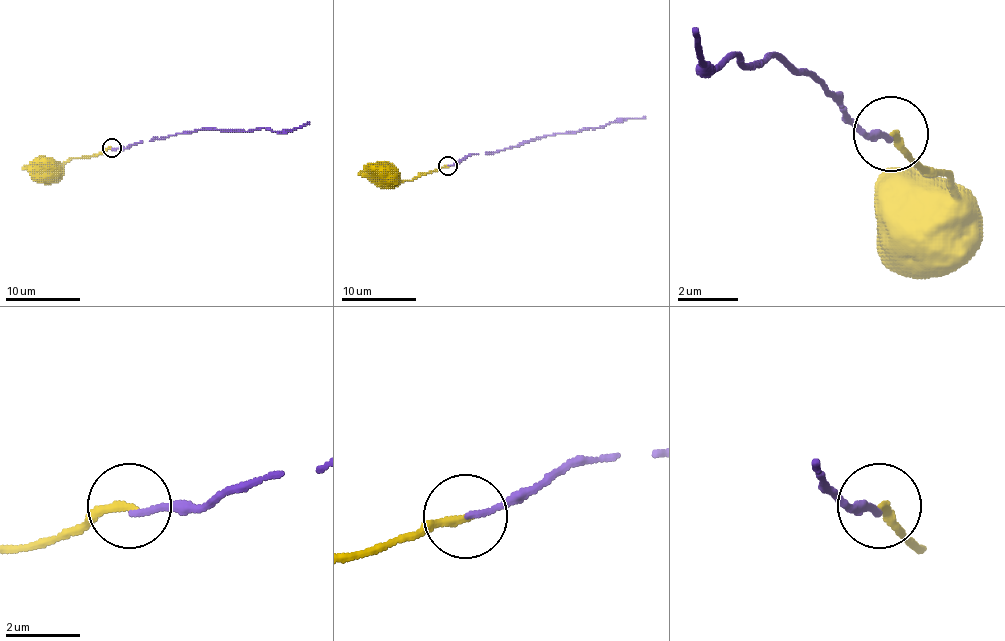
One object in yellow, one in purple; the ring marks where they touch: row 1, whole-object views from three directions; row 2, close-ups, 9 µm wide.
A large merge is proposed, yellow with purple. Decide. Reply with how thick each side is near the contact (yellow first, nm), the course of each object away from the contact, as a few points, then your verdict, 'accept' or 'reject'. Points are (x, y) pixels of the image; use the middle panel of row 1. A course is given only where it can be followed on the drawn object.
200/130 nm | yellow via (448, 165), (420, 173), (411, 180), (390, 180), (384, 176) | purple via (448, 165), (472, 154), (499, 152), (557, 133), (604, 128), (608, 124), (645, 116) | reject

